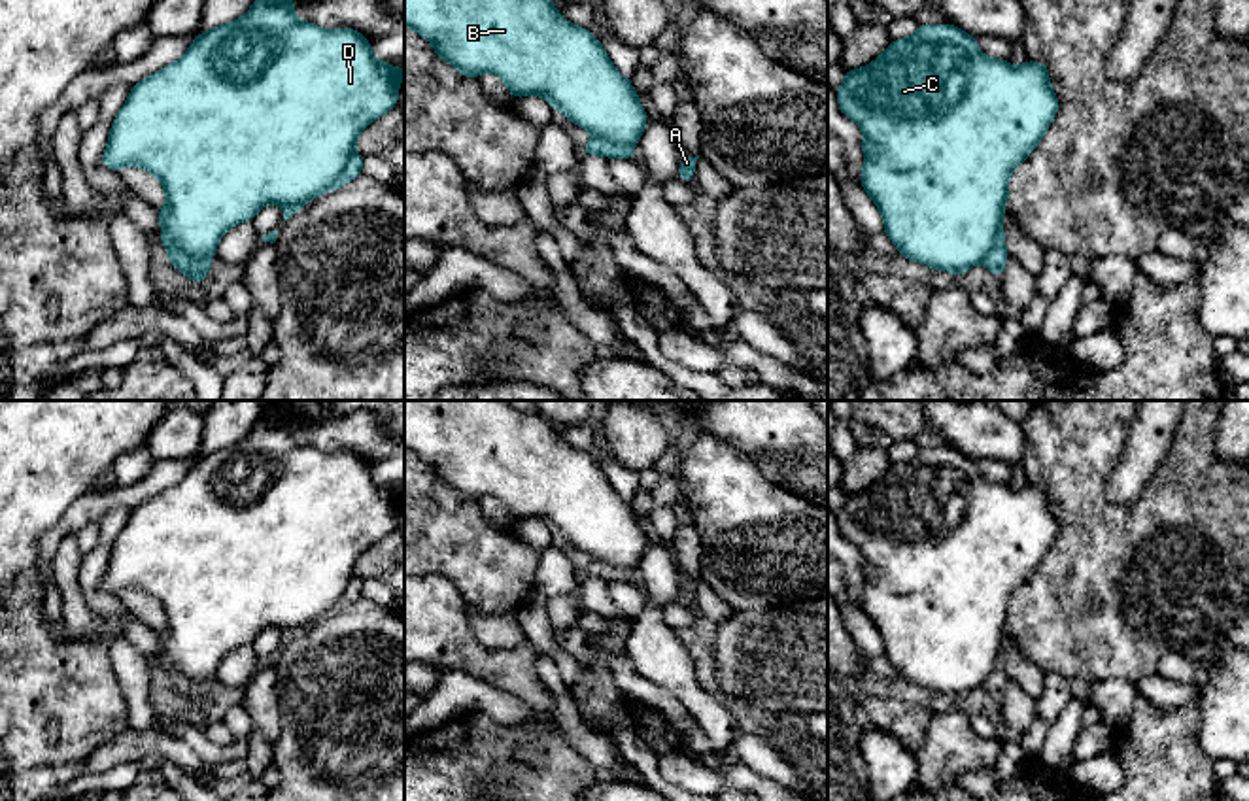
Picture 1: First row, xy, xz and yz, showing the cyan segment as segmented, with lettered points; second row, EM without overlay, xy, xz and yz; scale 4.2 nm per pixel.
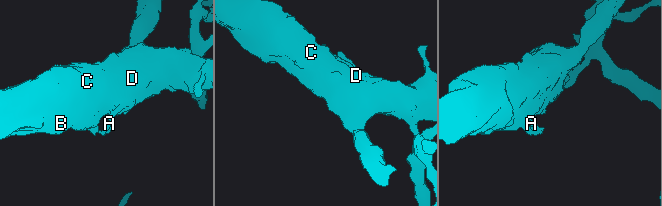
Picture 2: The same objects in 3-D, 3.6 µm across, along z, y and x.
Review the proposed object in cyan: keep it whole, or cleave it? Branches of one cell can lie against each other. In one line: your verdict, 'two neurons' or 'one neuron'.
two neurons

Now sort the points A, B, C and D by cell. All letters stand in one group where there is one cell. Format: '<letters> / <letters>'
A / B C D

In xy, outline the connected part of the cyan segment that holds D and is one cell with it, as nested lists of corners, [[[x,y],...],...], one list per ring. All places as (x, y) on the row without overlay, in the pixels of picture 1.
[[[263,414],[253,429],[236,444],[206,453],[195,461],[185,478],[138,504],[130,510],[125,529],[115,538],[102,589],[119,595],[125,589],[140,589],[151,595],[164,612],[166,627],[157,633],[161,646],[161,661],[168,661],[178,673],[195,682],[215,680],[221,659],[234,648],[253,644],[257,635],[266,627],[304,629],[329,614],[331,606],[340,599],[350,580],[355,576],[357,559],[378,540],[393,533],[399,525],[399,506],[404,493],[380,486],[368,463],[353,452],[323,453],[321,450],[295,440],[295,423],[276,416]]]

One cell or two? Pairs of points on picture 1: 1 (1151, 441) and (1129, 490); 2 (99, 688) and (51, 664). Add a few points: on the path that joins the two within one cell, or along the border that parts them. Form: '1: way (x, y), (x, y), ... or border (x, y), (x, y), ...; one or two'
1: way (1144, 452), (1129, 478); one
2: way (87, 688), (76, 688), (63, 675); one

